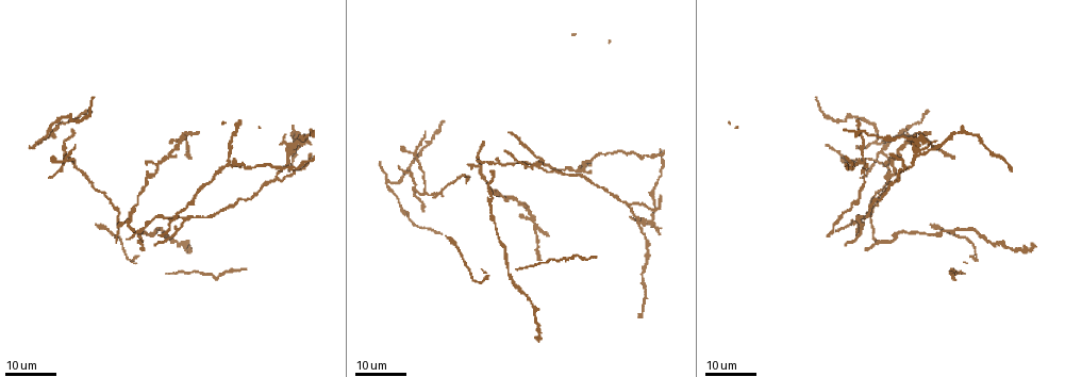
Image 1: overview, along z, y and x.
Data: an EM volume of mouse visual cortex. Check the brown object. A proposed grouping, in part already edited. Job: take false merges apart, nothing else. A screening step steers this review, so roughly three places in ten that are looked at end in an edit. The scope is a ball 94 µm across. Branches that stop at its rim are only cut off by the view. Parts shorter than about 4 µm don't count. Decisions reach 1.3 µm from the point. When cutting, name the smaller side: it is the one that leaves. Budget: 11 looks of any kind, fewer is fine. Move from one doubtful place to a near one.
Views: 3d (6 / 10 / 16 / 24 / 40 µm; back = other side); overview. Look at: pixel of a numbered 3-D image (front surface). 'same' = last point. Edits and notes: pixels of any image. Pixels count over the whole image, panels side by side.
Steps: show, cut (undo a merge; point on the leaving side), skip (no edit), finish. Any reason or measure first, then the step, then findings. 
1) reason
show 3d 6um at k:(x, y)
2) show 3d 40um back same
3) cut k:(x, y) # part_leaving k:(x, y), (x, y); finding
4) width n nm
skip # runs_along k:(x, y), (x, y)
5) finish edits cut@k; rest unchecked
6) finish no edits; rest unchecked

four-way junction
show 3d 16um at 1:(187, 218)

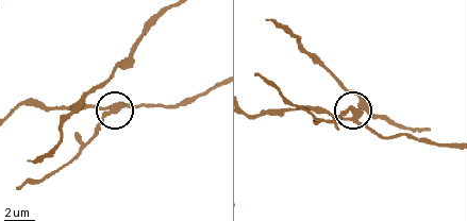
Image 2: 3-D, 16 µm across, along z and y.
show 3d 6um at 2:(114, 104)

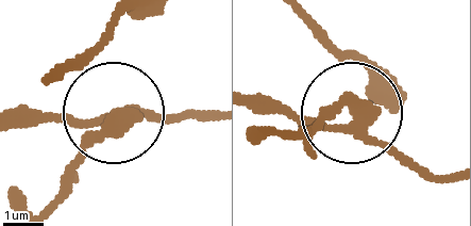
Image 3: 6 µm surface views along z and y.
width 280 nm
cut 3:(71, 166) # part_leaving 3:(104, 131), (44, 209); a second cell is stuck on

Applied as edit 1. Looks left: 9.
show overview

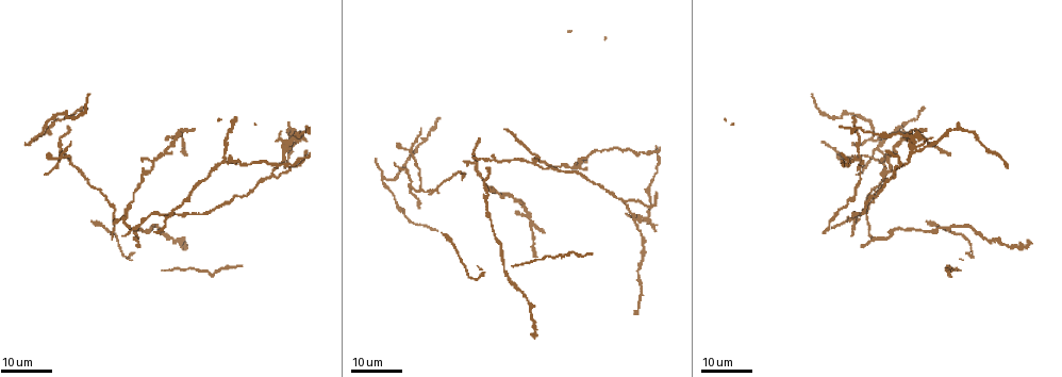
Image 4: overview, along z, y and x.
three arms meet
show 3d 16um at 4:(127, 215)

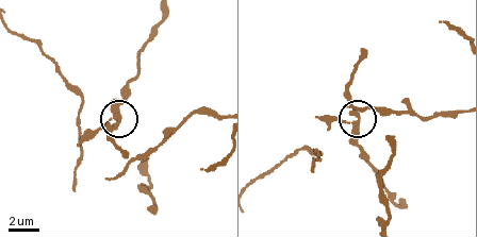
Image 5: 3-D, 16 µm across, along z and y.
show 3d 6um at 5:(356, 126)

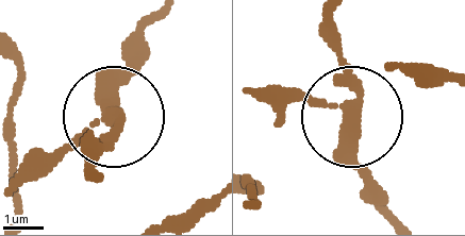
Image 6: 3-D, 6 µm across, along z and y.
show 3d 6um back at 6:(106, 115)

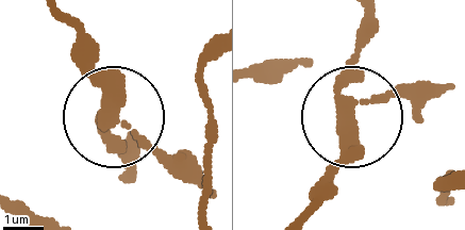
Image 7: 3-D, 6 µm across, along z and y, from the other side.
arms 3
skip # all the same cell

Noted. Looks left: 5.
side arm on a straight run
show 3d 16um at 4:(621, 201)

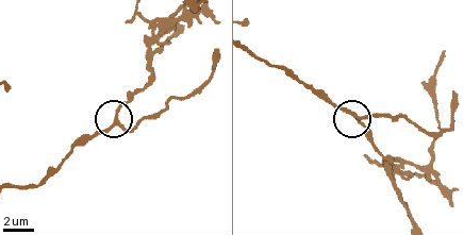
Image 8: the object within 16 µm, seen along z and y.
show 3d 6um at 8:(118, 120)

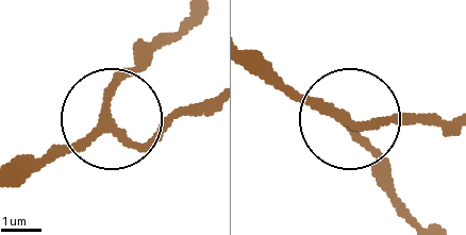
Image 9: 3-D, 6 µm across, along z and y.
side_arm 12 um
skip # runs_along 9:(253, 61), (354, 121), (446, 121); all the same cell

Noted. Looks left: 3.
branch point
show 3d 24um at 4:(877, 148)

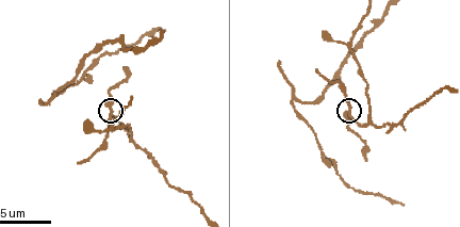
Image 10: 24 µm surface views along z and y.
show 3d 10um at 10:(350, 110)

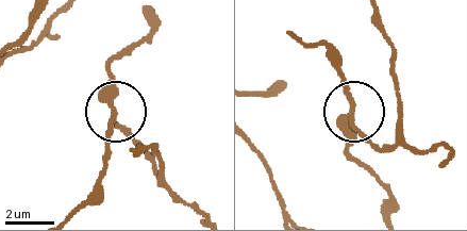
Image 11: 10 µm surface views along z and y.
other side
show 3d 10um back at 11:(113, 111)

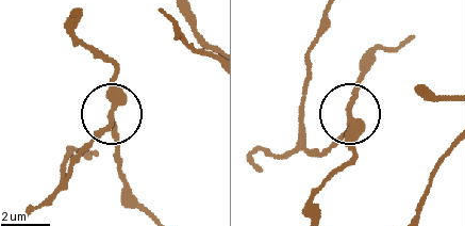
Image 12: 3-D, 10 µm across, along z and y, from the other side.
width 240 nm
cut 12:(97, 134) # part_leaving 12:(111, 117), (68, 178), (26, 215); a second cell is stuck on

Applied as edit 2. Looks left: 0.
finish edits cut@3, cut@12; rest unchecked

